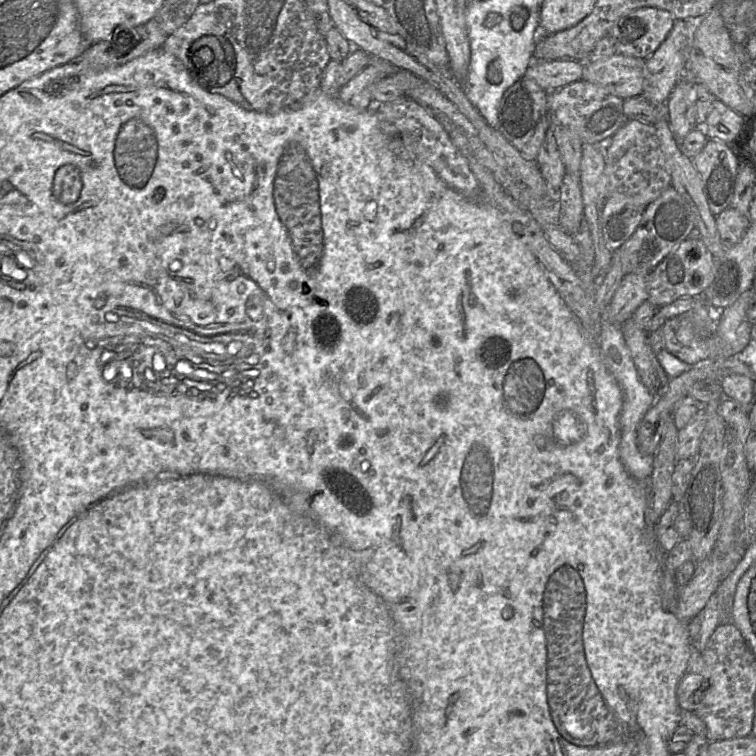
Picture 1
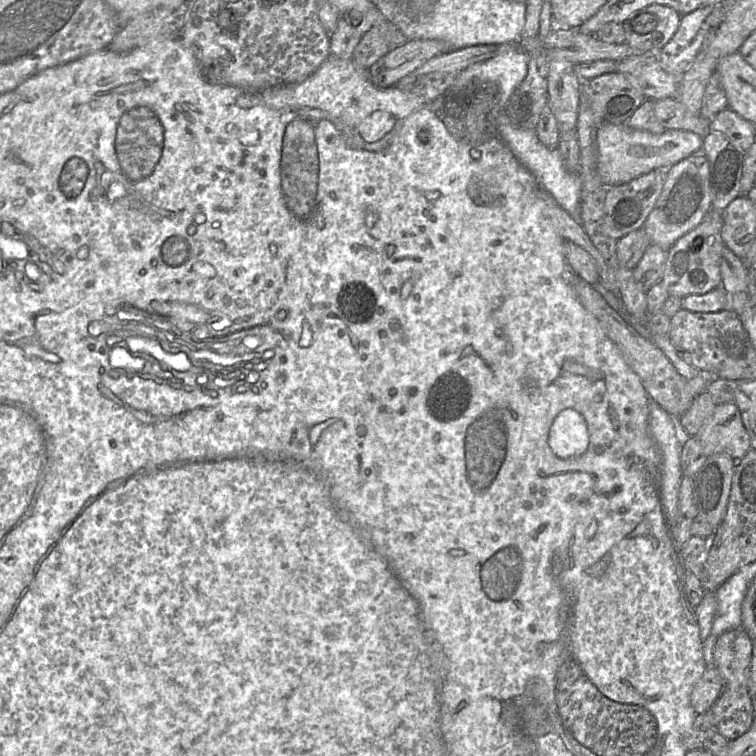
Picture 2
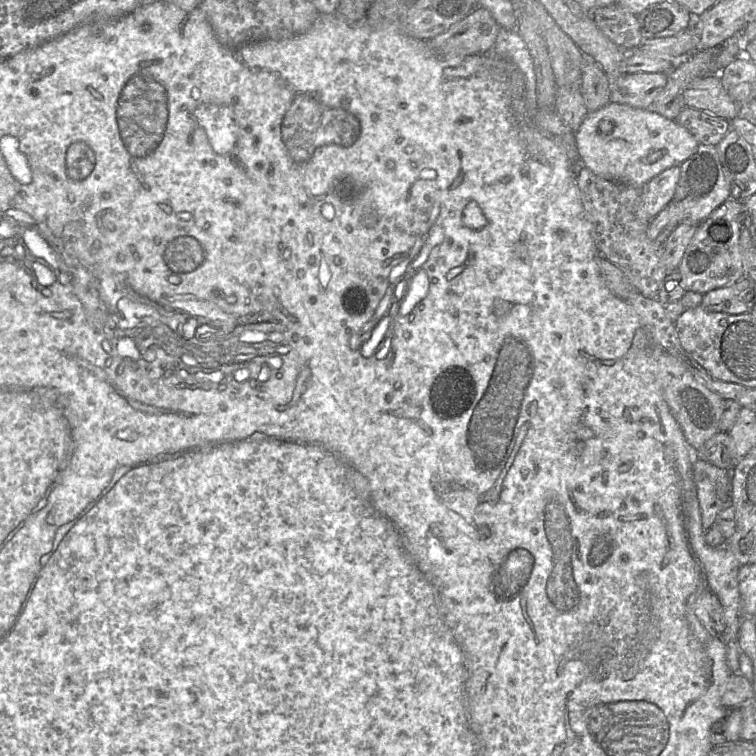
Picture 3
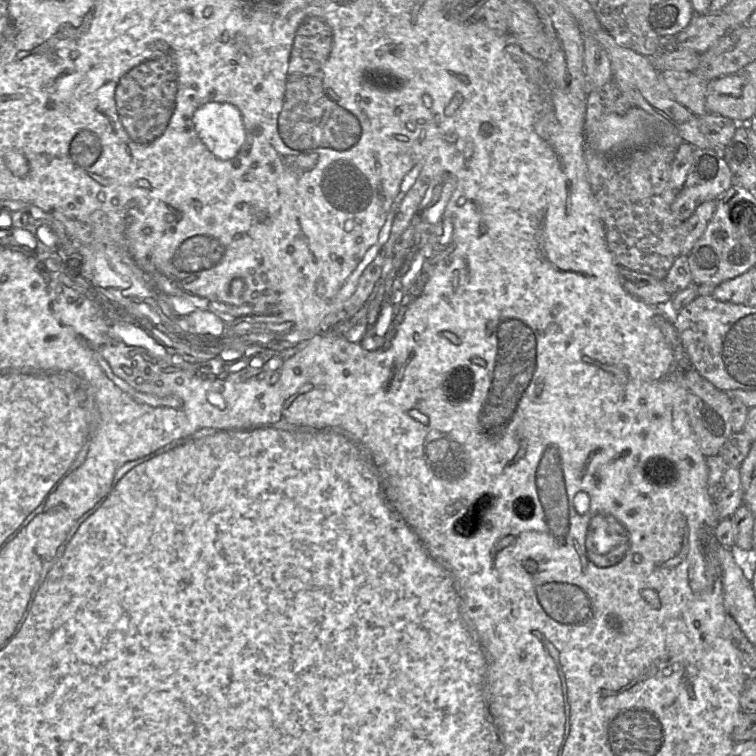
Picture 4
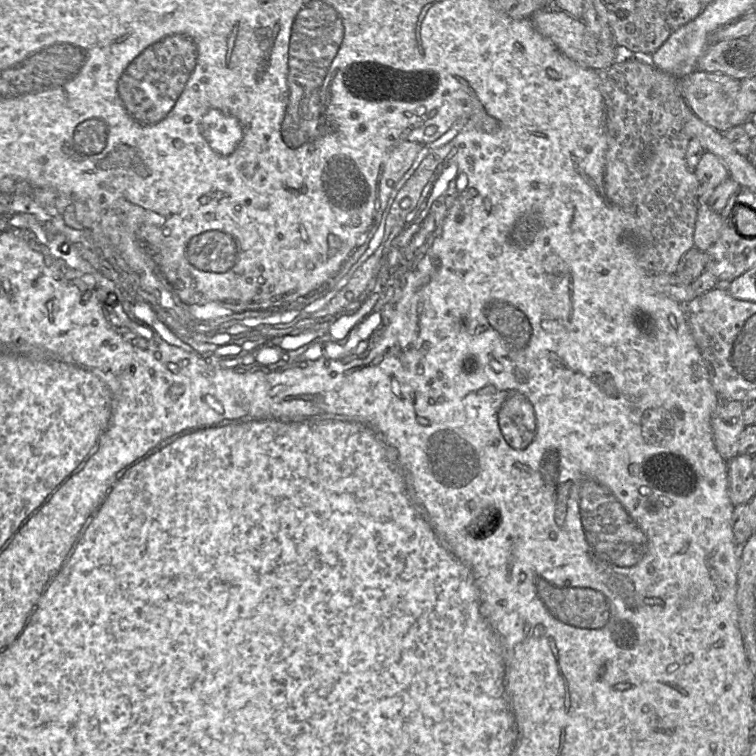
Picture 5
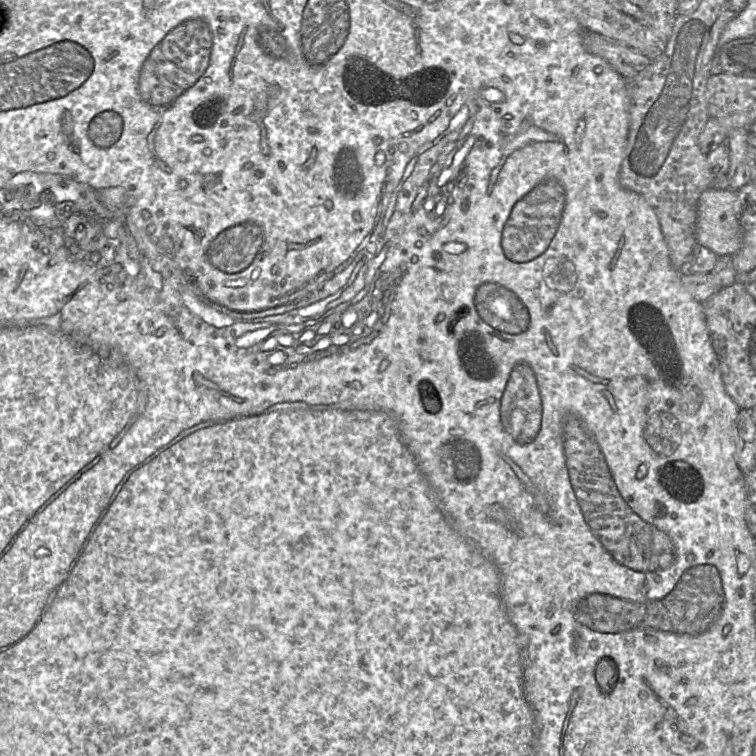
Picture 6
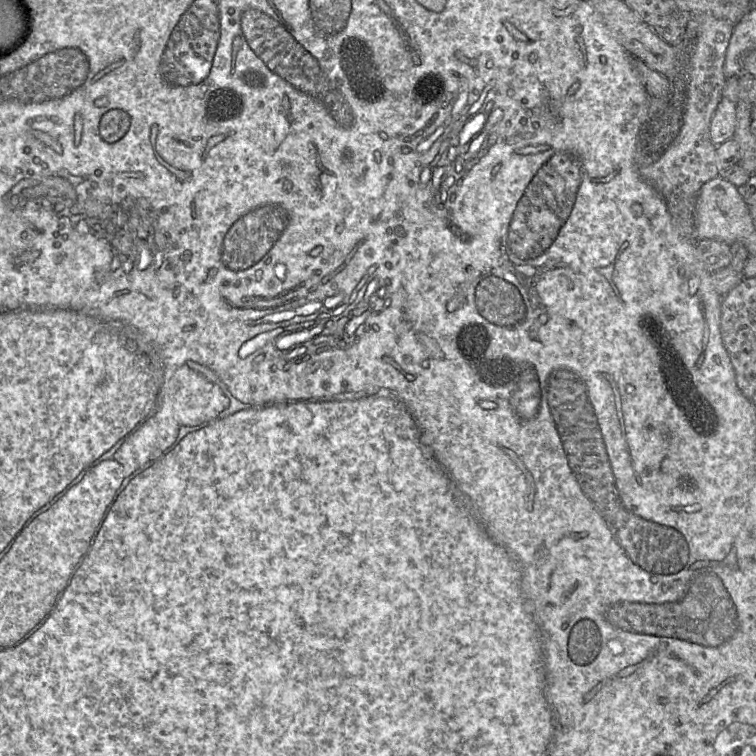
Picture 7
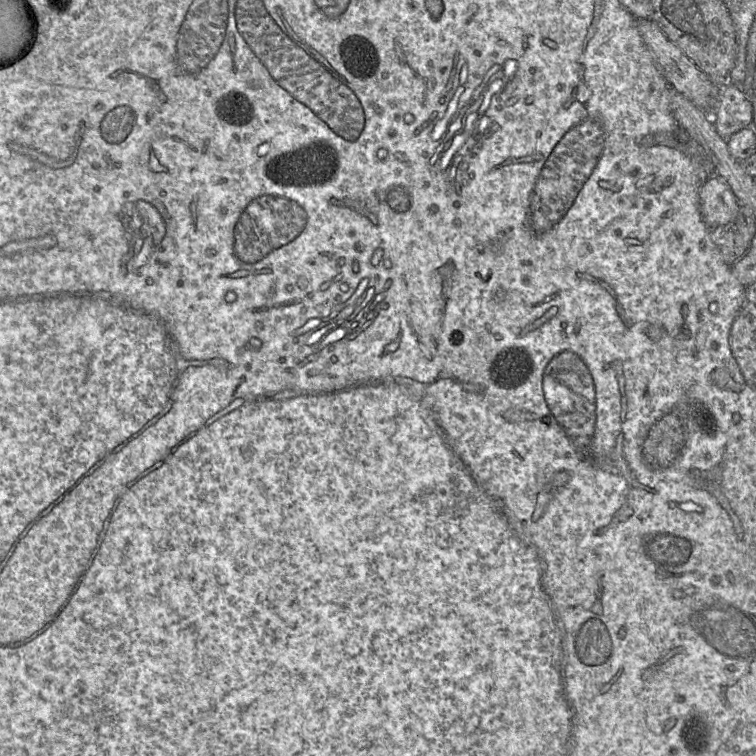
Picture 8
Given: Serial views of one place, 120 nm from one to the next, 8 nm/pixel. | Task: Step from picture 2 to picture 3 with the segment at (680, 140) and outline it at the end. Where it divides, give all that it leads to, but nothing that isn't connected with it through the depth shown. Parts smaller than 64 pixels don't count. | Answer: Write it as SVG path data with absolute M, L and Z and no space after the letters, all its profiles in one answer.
M612 102L594 112L589 112L575 132L575 141L580 166L586 166L602 178L632 187L642 187L664 170L680 166L696 152L700 145L696 138L676 121L669 120L650 109Z

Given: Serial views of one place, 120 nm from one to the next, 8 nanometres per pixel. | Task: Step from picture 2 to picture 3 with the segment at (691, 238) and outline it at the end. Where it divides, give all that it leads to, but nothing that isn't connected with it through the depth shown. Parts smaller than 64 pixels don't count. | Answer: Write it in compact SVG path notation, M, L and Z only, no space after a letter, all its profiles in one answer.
M729 197L697 225L677 267L681 274L681 285L685 291L705 294L713 289L735 283L745 276L739 244L744 218L743 201Z

